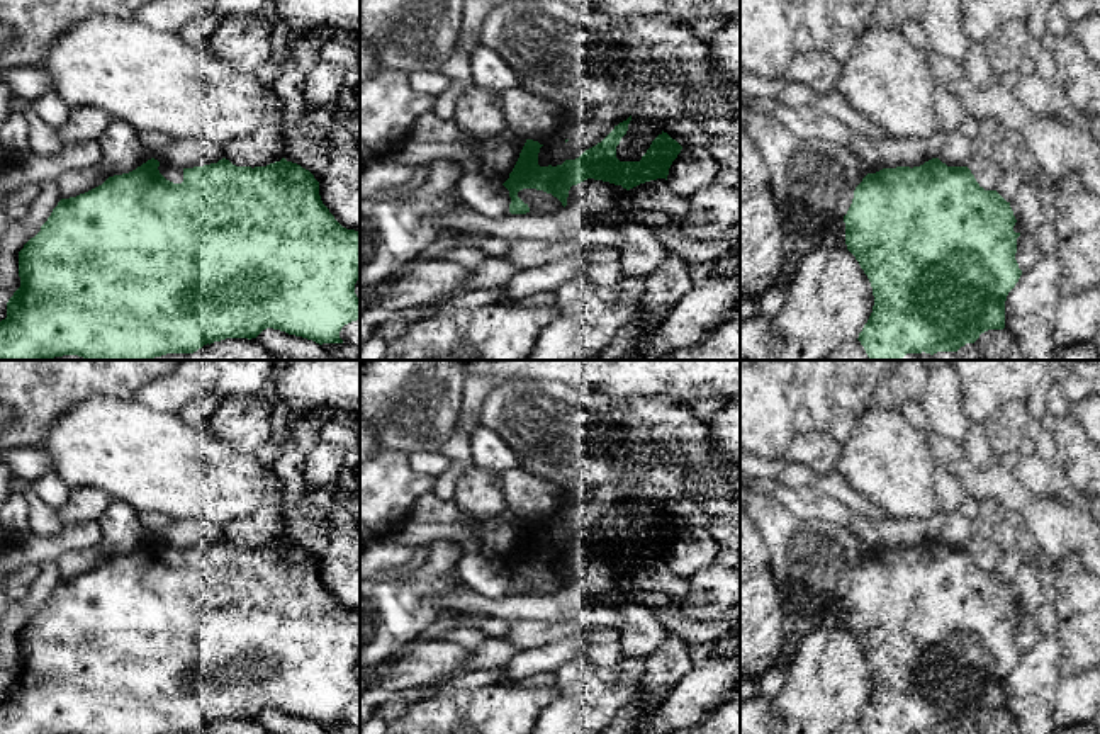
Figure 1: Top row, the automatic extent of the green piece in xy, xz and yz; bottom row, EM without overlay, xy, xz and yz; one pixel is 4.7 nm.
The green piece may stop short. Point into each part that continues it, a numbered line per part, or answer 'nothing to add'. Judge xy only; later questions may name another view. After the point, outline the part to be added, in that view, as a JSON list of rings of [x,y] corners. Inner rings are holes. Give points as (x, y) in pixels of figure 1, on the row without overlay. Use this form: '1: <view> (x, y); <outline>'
1: xy (173, 554); [[[160,544],[158,550],[166,561],[170,561],[173,564],[183,562],[183,549],[166,545],[166,544]]]

